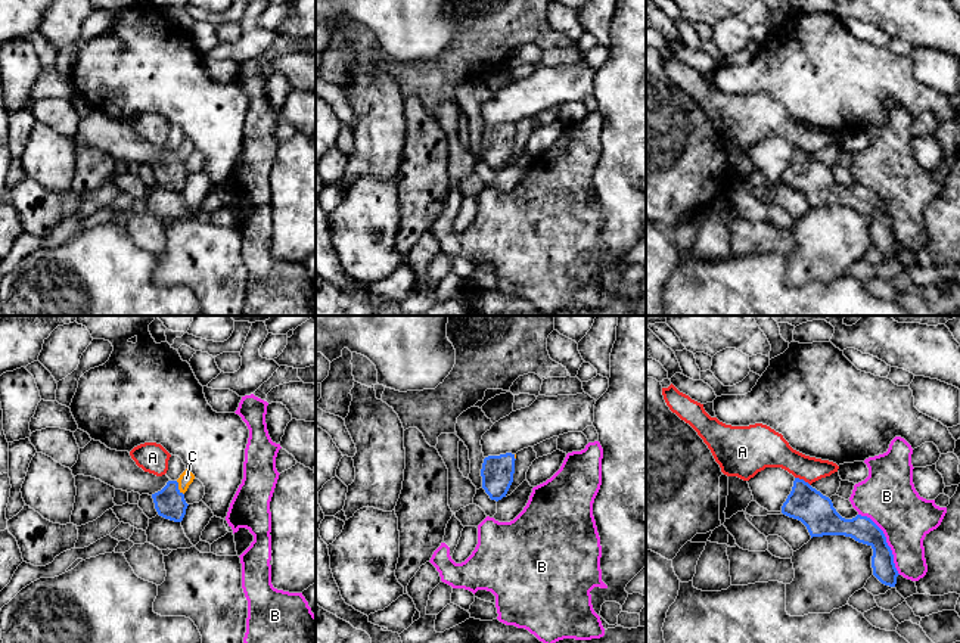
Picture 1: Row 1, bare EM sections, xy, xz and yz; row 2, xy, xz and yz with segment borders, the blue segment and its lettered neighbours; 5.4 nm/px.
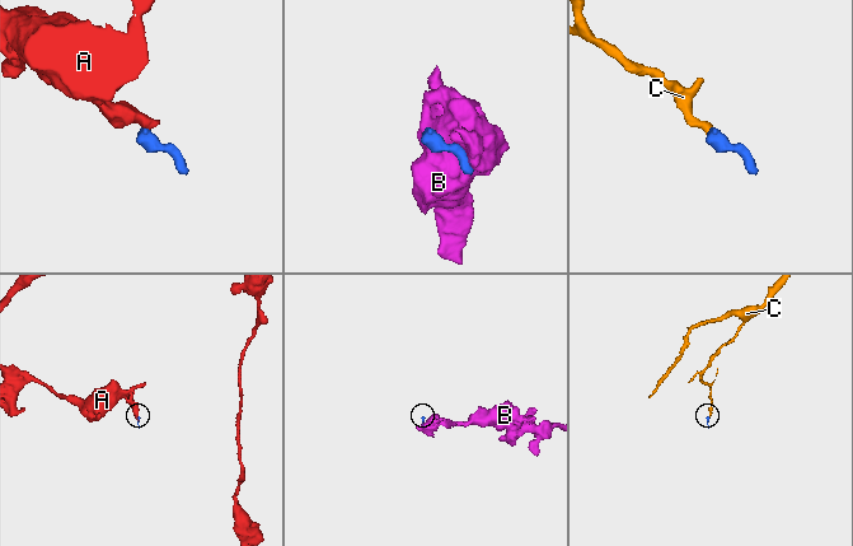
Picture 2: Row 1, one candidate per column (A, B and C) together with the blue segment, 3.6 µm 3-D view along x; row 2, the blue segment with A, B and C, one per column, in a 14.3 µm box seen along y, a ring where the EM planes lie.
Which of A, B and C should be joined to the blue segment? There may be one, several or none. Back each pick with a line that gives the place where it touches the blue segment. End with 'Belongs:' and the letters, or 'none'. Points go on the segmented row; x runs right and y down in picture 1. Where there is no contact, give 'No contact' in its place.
C: Touches blue at xy (177, 488)
Belongs: C

